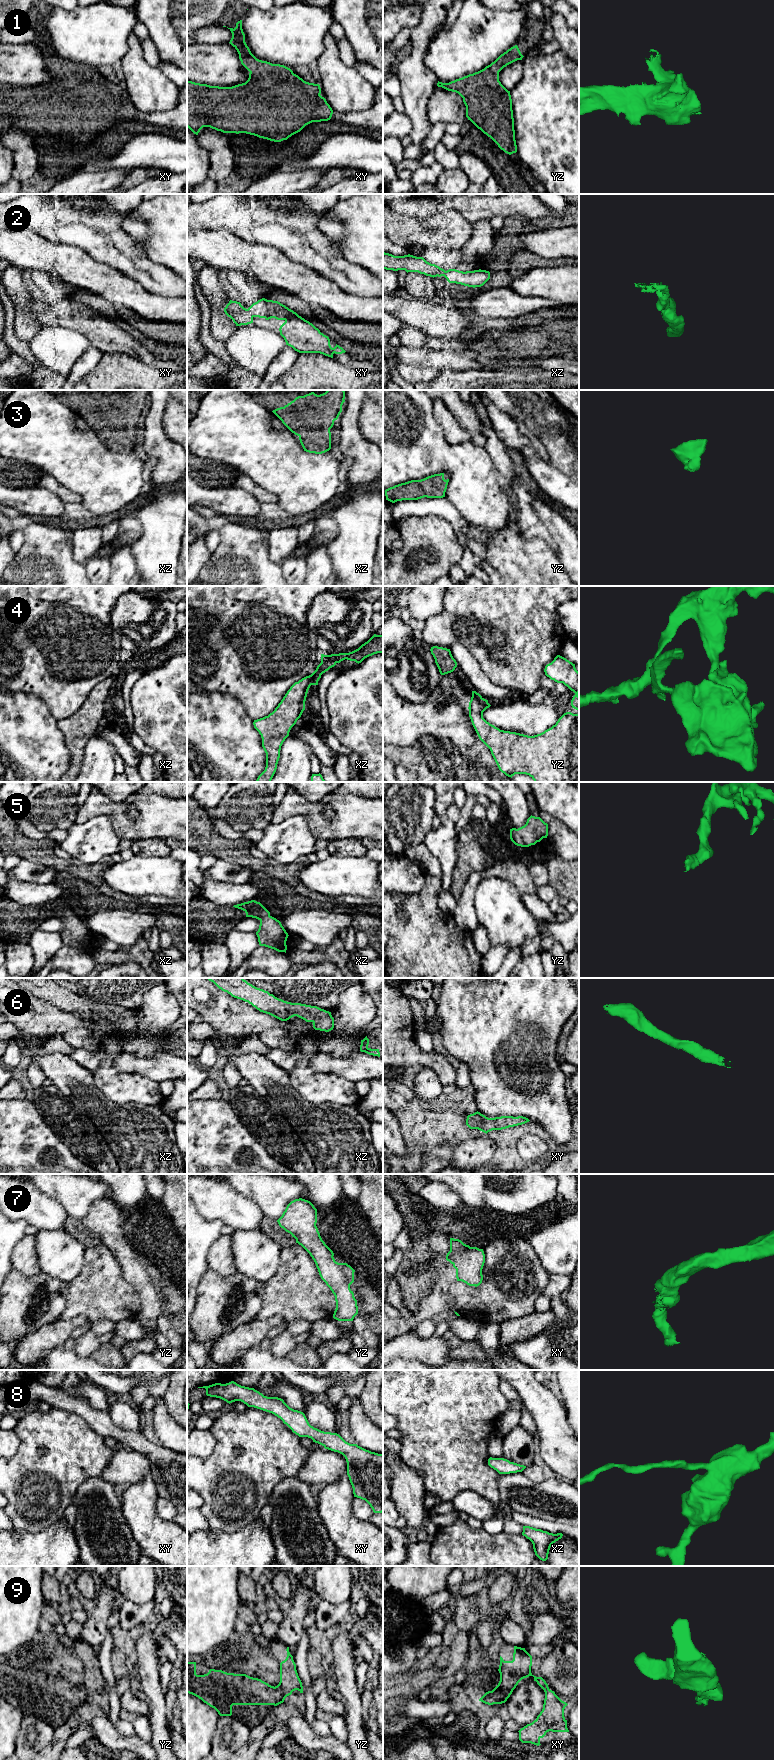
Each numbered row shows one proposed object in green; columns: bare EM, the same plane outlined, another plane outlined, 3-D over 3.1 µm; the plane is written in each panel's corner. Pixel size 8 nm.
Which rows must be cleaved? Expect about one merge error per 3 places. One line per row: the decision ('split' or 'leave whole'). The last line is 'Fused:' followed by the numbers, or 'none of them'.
1: leave whole
2: leave whole
3: leave whole
4: split
5: leave whole
6: leave whole
7: leave whole
8: leave whole
9: leave whole
Fused: 4

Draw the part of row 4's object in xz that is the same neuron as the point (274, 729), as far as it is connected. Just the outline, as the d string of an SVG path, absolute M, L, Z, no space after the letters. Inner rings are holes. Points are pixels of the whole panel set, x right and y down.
M312 674L295 682L272 713L254 720L254 728L261 735L262 747L266 753L265 770L256 782L271 782L277 769L281 746L305 710L311 680Z

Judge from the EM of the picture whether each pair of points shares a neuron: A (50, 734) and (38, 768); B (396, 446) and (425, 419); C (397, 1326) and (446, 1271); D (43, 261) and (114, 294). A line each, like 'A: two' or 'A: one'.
A: one
B: one
C: one
D: one

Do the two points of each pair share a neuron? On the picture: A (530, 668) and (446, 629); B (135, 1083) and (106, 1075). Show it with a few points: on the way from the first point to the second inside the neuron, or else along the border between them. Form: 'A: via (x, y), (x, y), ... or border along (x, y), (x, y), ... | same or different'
A: border along (447, 612), (455, 618), (454, 630), (460, 642) | different
B: via (128, 1083), (113, 1082) | same

